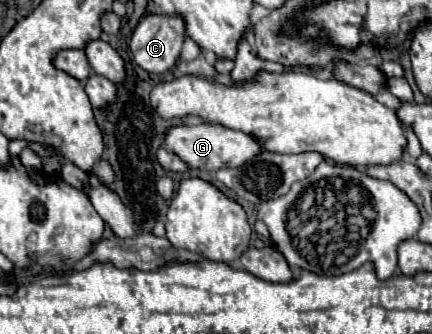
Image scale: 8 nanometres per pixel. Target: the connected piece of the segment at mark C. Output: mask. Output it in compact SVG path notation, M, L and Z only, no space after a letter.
M147 16L131 38L133 62L151 74L173 70L185 40L183 20L177 16Z

